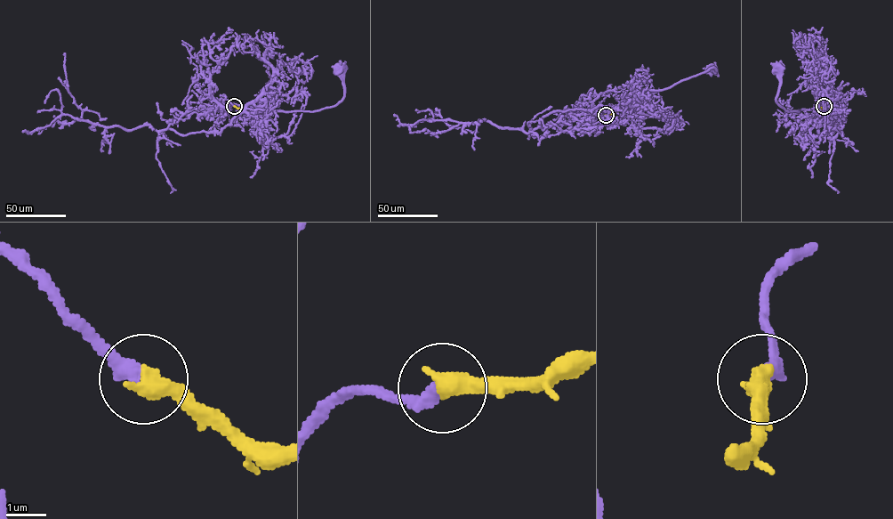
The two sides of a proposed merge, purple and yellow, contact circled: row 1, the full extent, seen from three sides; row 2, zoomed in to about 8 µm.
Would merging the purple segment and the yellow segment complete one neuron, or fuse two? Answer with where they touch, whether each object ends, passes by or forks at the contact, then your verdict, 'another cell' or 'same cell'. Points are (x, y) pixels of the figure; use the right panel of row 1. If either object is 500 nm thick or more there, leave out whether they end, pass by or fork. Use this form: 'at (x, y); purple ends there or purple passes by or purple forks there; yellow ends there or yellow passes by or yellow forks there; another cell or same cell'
at (824, 106); same cell

